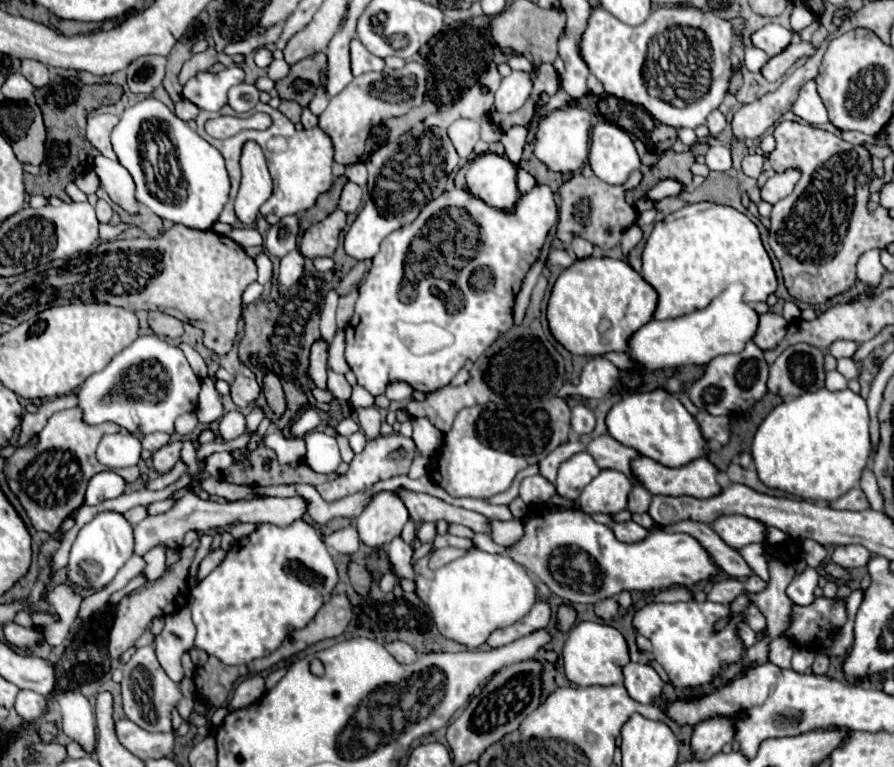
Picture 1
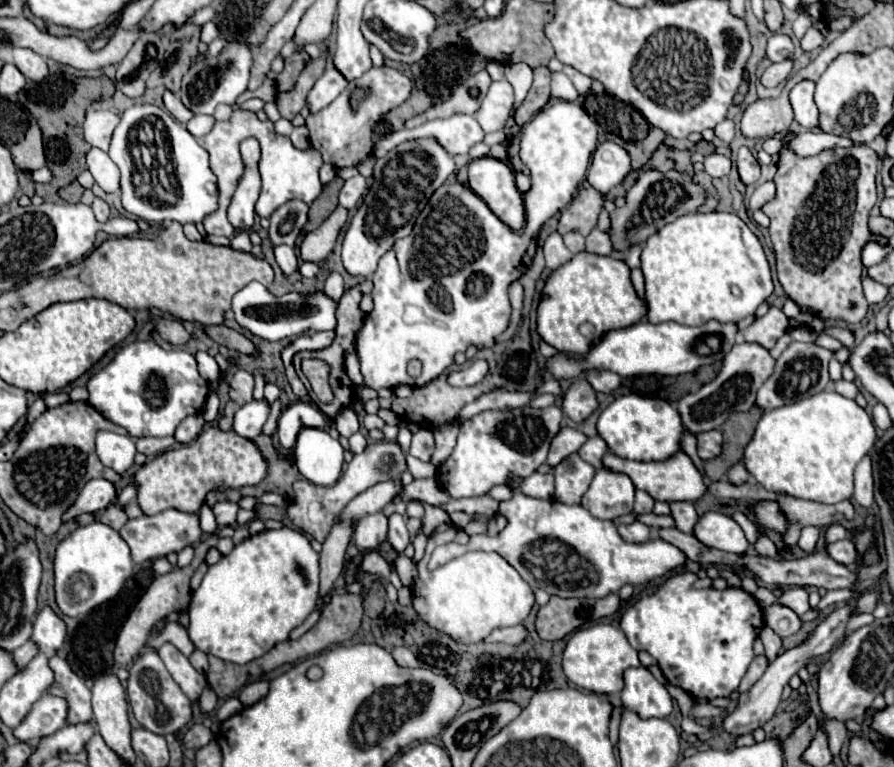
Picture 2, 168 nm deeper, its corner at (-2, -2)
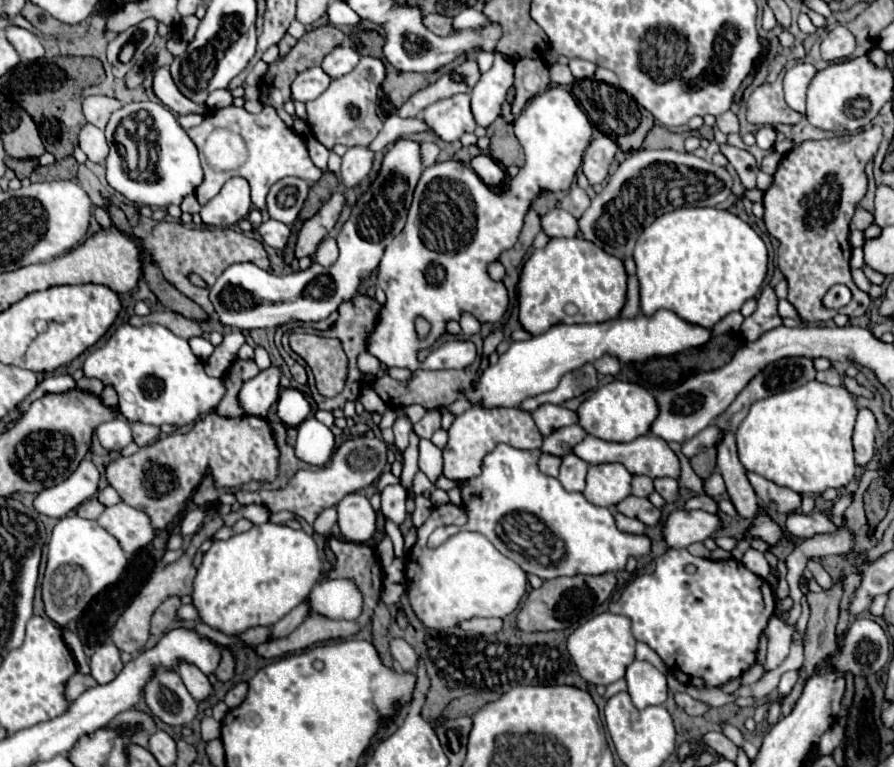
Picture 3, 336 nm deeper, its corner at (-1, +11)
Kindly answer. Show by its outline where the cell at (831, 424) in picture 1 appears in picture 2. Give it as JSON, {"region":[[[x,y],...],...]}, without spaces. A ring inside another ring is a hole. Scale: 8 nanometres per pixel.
{"region":[[[826,389],[802,403],[766,411],[744,451],[744,465],[756,481],[772,493],[818,503],[840,503],[852,497],[854,467],[876,441],[870,415],[834,389]]]}

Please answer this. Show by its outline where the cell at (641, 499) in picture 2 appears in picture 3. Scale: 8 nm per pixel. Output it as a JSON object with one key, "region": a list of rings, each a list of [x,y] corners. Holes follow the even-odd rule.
{"region":[[[633,476],[631,488],[633,488],[633,494],[635,496],[647,498],[653,492],[653,480],[649,476]]]}

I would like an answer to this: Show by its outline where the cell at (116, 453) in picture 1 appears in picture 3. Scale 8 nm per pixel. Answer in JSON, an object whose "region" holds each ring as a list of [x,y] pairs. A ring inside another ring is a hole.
{"region":[[[119,416],[119,418],[99,426],[97,438],[103,448],[119,452],[123,446],[127,446],[131,442],[131,426],[123,416]]]}

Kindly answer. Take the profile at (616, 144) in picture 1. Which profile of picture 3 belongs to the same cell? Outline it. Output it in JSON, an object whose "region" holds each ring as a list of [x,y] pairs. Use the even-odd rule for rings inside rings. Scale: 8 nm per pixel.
{"region":[[[601,136],[587,146],[587,150],[583,154],[583,166],[581,168],[583,168],[583,174],[587,176],[591,186],[597,186],[607,178],[609,164],[611,164],[617,150],[619,148],[617,148],[615,140],[609,136]]]}

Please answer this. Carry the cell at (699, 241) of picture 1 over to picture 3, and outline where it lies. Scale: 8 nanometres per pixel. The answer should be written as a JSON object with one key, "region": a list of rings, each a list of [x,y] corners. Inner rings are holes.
{"region":[[[691,206],[677,208],[673,212],[659,216],[641,232],[633,252],[633,260],[637,264],[641,312],[645,316],[653,316],[657,310],[665,308],[675,312],[681,320],[701,328],[711,328],[727,314],[741,310],[743,302],[759,292],[767,274],[765,242],[739,216],[733,216],[731,212],[717,208]]]}

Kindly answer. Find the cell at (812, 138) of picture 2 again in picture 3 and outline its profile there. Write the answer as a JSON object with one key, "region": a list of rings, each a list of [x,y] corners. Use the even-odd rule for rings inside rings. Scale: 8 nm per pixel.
{"region":[[[763,126],[763,128],[757,130],[755,140],[757,140],[757,146],[761,150],[771,150],[773,144],[775,144],[775,130],[771,126]]]}

